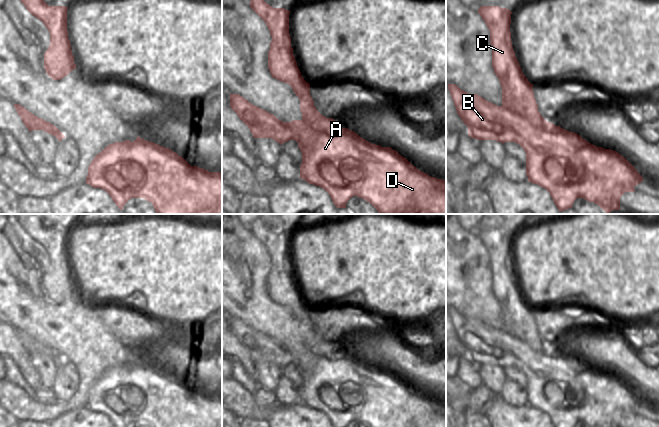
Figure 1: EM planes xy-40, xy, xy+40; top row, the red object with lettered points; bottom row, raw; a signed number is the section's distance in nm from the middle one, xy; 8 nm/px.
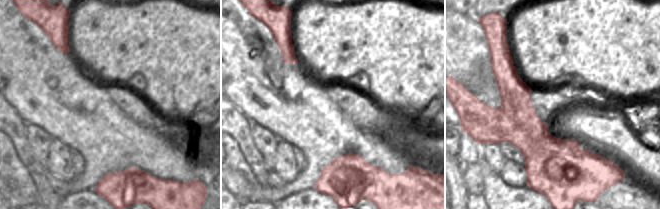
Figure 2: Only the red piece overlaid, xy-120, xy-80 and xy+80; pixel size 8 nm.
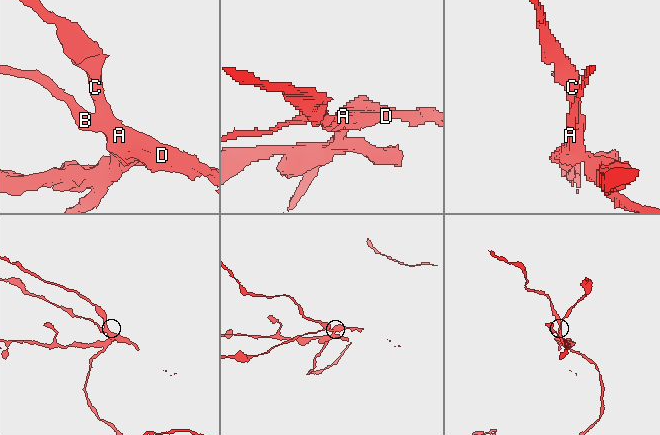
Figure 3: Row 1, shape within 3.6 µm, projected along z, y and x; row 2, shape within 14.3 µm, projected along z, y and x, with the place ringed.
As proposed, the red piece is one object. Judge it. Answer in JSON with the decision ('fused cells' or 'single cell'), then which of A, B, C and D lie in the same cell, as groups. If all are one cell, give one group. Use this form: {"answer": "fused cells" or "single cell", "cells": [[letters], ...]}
{"answer": "fused cells", "cells": [["A", "B", "D"], ["C"]]}

